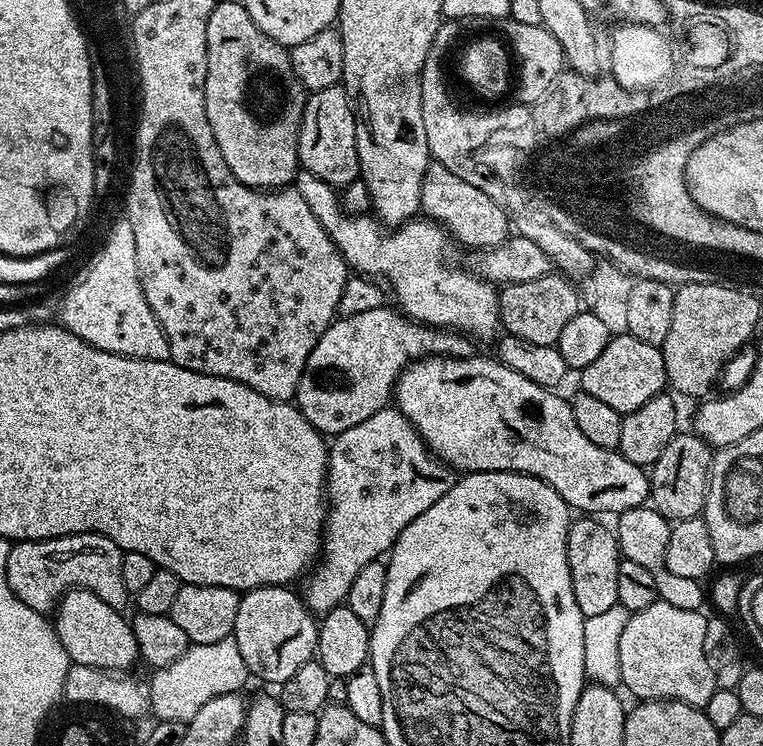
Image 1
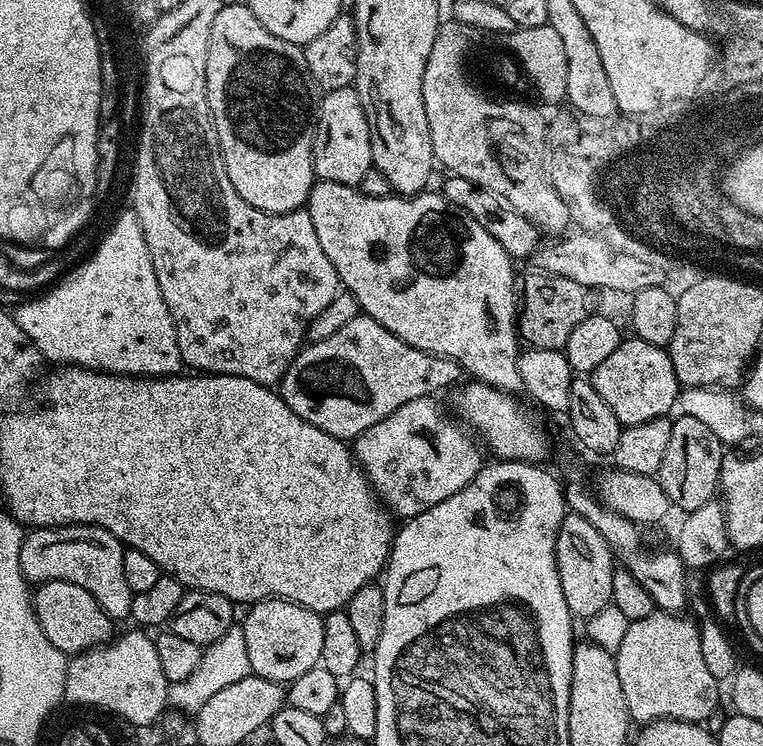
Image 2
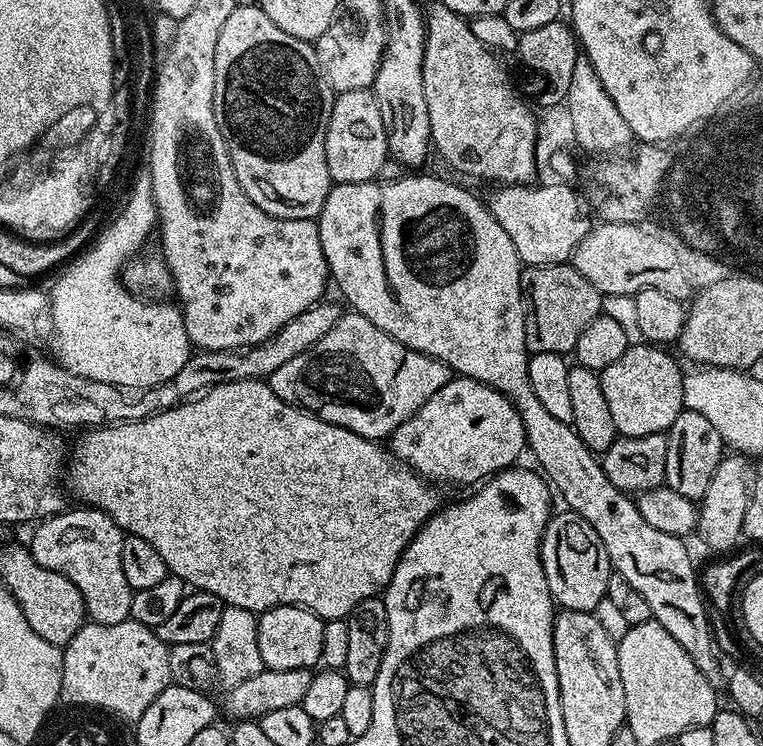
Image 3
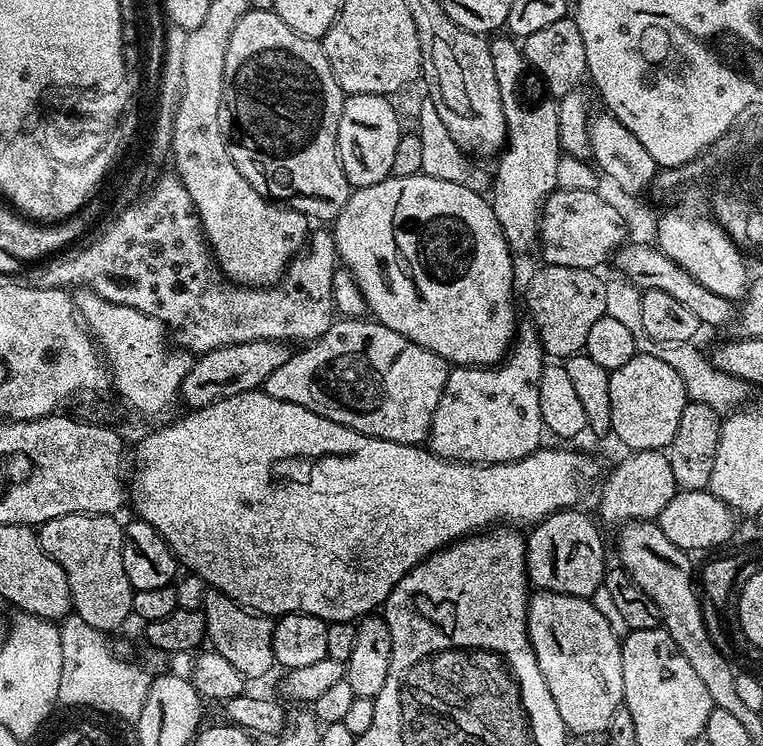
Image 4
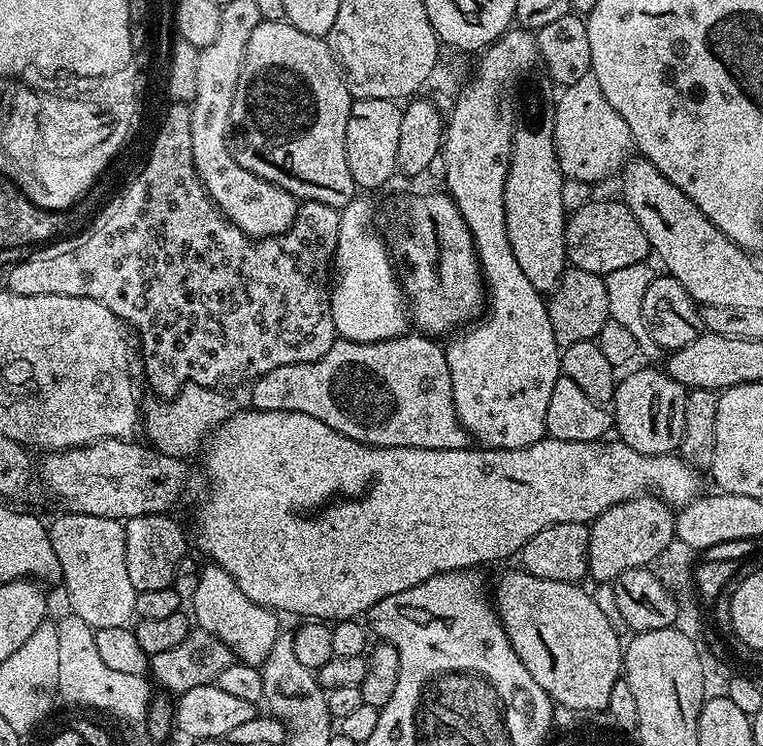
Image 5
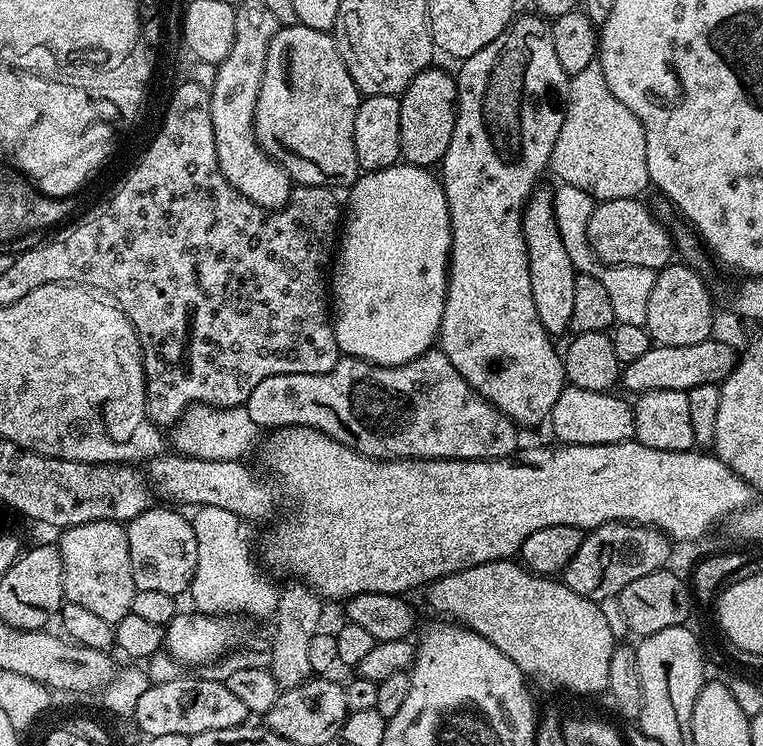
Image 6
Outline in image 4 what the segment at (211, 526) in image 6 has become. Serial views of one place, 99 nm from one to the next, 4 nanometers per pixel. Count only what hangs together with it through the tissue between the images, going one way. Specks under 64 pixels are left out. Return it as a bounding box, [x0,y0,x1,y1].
[202,590,274,678]

